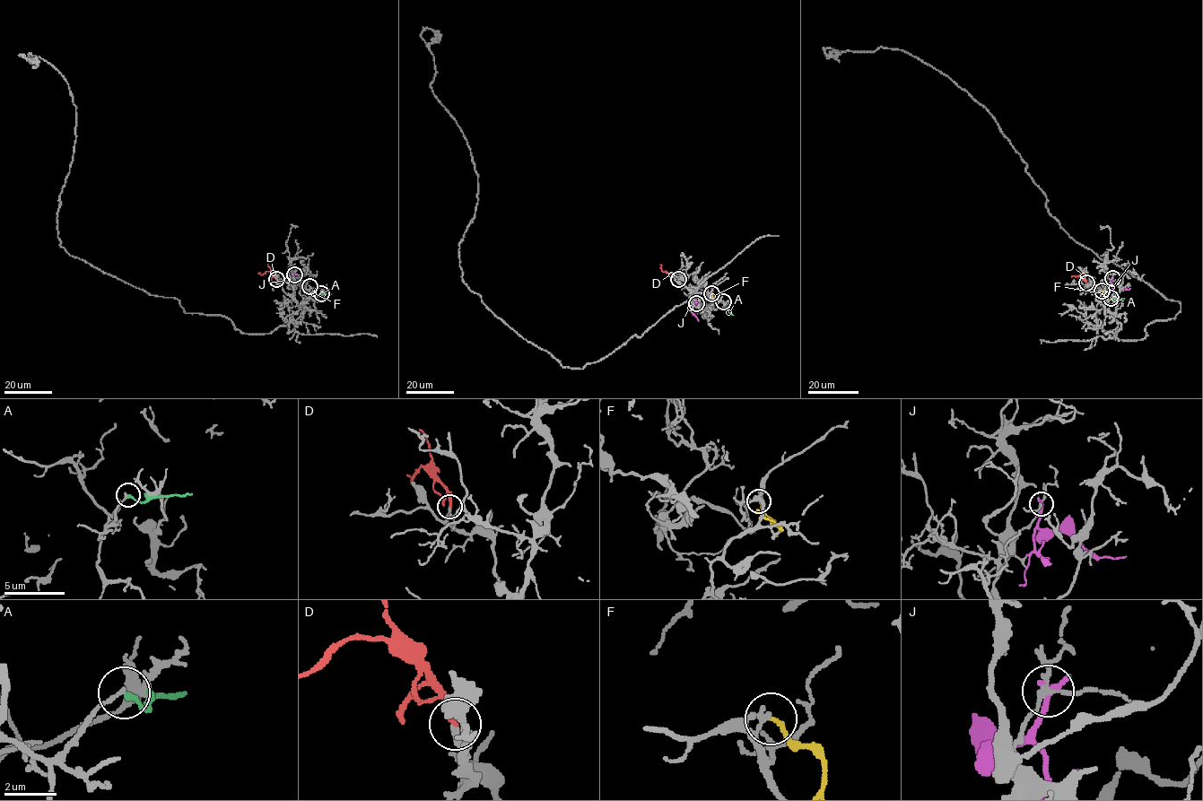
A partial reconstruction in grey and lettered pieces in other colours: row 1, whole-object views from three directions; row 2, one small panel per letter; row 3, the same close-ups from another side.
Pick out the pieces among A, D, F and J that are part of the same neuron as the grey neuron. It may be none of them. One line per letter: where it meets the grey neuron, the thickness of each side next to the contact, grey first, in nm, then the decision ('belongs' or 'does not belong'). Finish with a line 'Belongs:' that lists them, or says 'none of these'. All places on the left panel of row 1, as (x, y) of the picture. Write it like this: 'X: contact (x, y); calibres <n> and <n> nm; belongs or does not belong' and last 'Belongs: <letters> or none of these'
A: contact (321, 293); calibres 150 and 190 nm; does not belong
D: contact (276, 279); calibres 220 and 240 nm; belongs
F: contact (309, 286); calibres 160 and 150 nm; does not belong
J: contact (294, 274); calibres 160 and 300 nm; does not belong
Belongs: D

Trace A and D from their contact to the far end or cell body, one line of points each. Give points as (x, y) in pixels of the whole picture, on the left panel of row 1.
A: (320, 293), (331, 293)
D: (276, 279), (270, 271), (258, 274)

